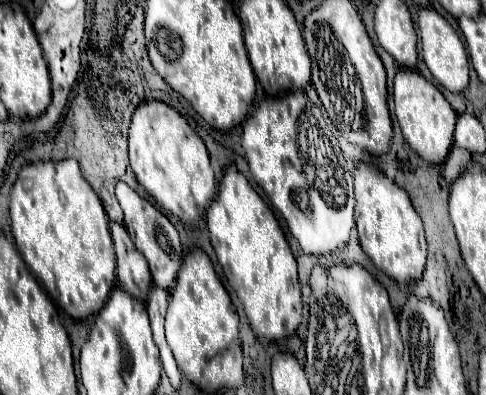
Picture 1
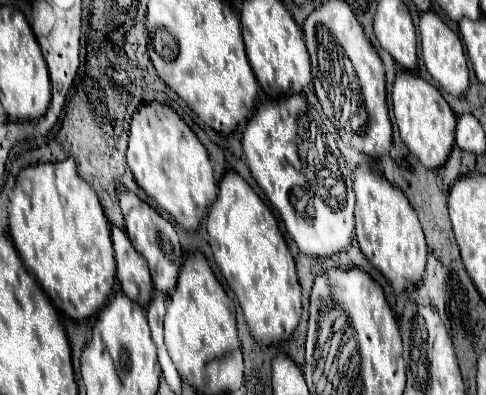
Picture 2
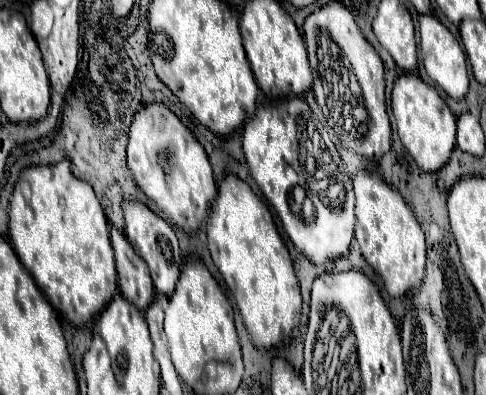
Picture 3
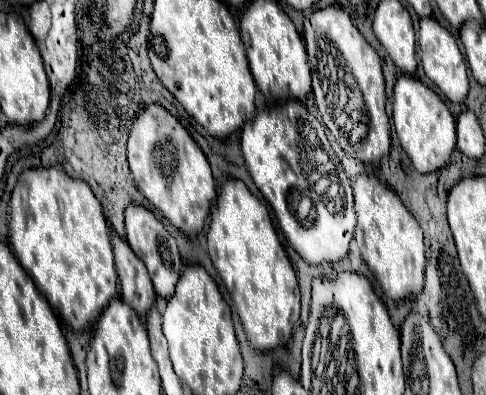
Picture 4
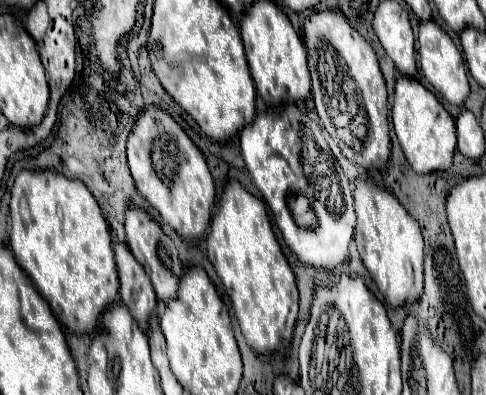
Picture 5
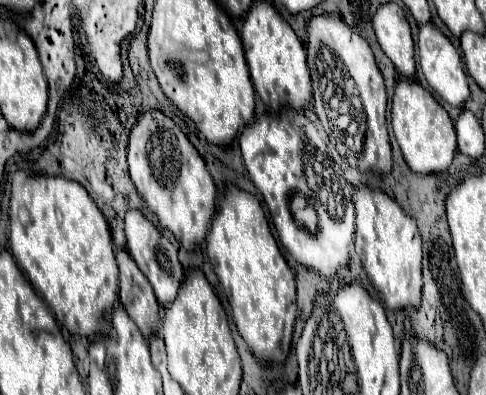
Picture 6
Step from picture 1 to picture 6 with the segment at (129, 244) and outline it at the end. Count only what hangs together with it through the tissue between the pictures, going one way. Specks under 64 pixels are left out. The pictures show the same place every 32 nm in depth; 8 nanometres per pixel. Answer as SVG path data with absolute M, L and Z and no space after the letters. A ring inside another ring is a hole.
M116 246L116 262L120 268L120 302L132 316L140 332L148 338L152 332L160 330L158 300L148 280L144 280L142 270L136 266L134 258L126 248Z

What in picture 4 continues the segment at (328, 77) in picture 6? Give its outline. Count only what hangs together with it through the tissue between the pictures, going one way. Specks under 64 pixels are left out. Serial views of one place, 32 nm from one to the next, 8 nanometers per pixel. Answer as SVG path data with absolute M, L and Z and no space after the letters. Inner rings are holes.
M336 4L316 10L304 20L304 44L312 70L312 92L324 124L348 154L354 154L366 164L380 164L380 160L390 152L390 120L386 114L386 92L380 56L358 32L348 12Z

